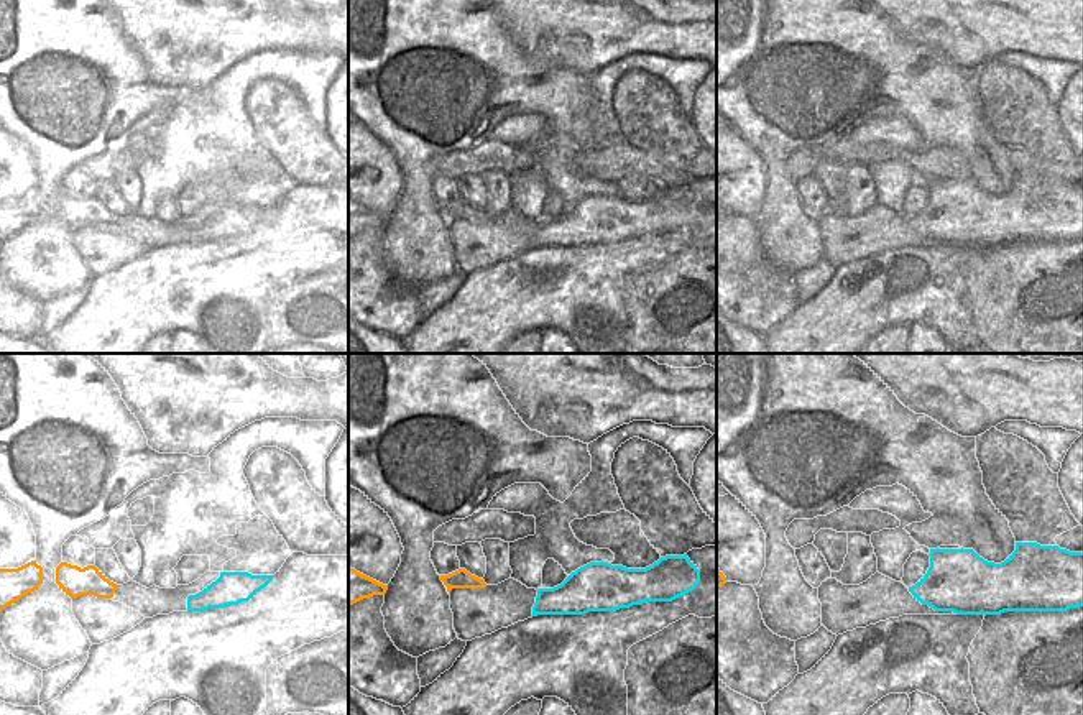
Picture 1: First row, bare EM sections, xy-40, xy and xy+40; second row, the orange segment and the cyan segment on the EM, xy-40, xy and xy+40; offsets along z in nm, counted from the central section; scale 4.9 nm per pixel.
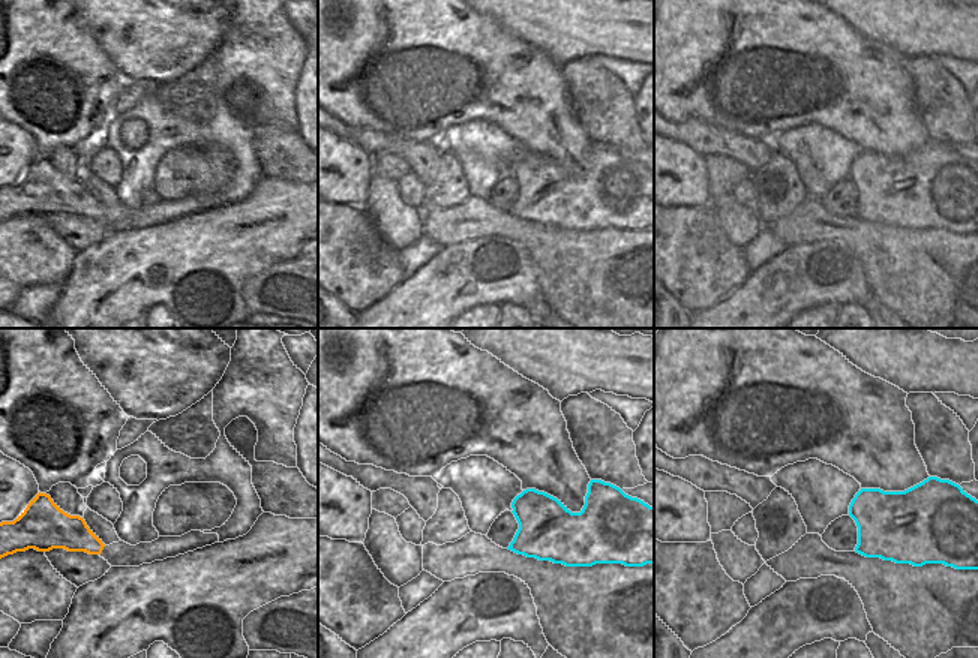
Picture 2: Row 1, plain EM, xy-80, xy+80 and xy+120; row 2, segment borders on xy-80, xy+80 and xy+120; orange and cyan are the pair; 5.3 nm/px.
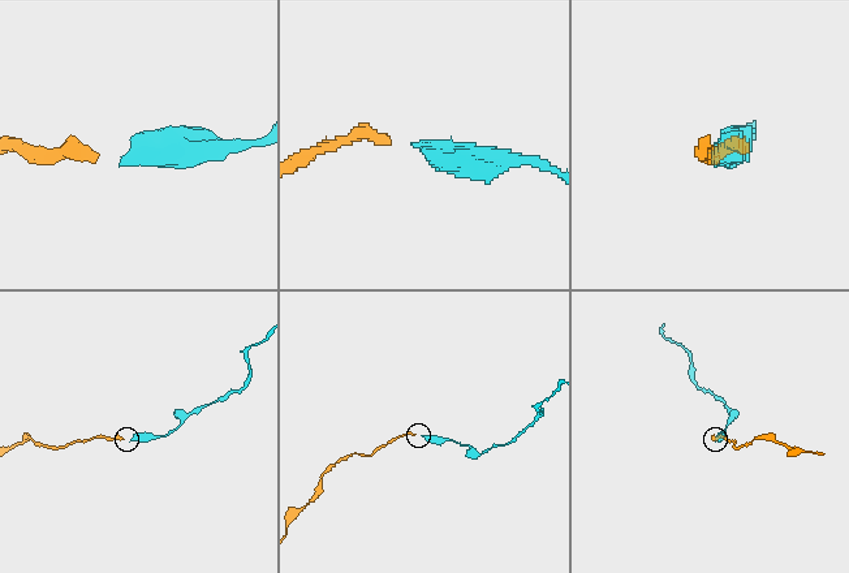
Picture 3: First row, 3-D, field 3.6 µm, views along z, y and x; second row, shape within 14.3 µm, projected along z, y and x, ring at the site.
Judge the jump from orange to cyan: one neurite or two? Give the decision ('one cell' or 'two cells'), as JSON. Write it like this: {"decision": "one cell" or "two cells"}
{"decision": "one cell"}

